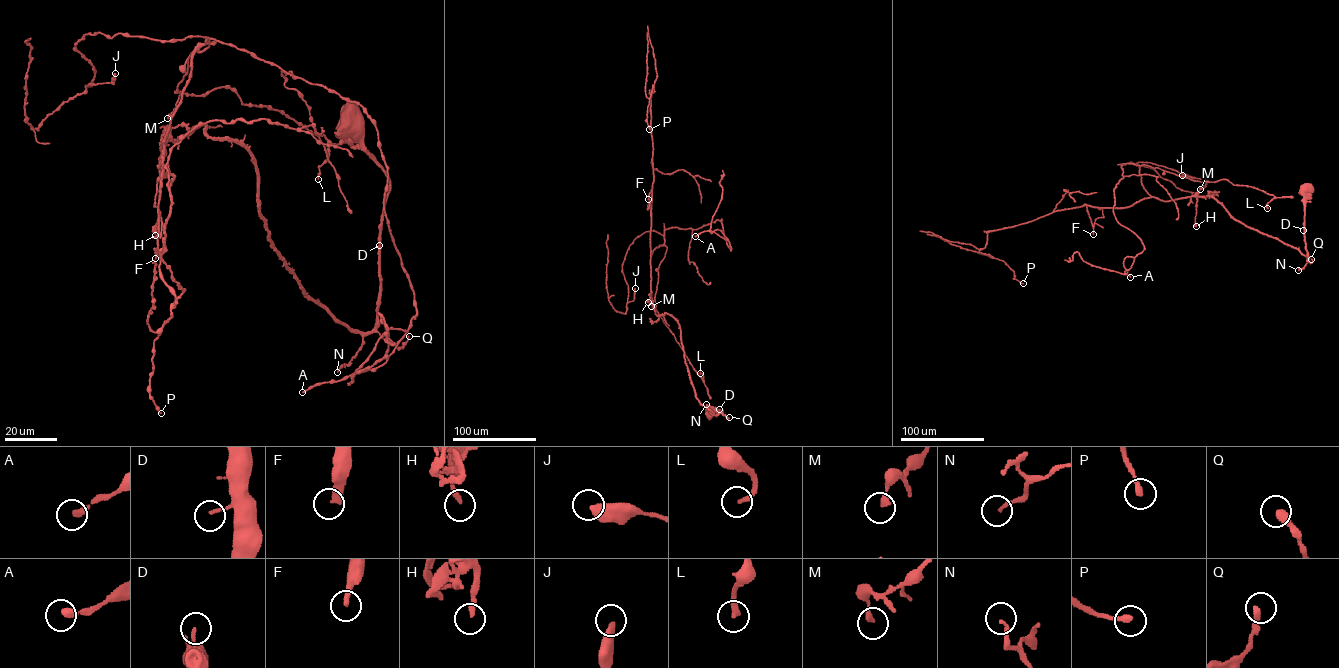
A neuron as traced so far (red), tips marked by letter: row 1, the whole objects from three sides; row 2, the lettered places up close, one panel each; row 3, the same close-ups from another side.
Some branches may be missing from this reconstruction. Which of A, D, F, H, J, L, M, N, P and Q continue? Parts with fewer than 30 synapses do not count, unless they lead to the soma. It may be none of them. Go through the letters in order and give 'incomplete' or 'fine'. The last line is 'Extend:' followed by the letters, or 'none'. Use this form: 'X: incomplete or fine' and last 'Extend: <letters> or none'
A: fine
D: fine
F: incomplete
H: fine
J: fine
L: fine
M: fine
N: fine
P: fine
Q: fine
Extend: F

